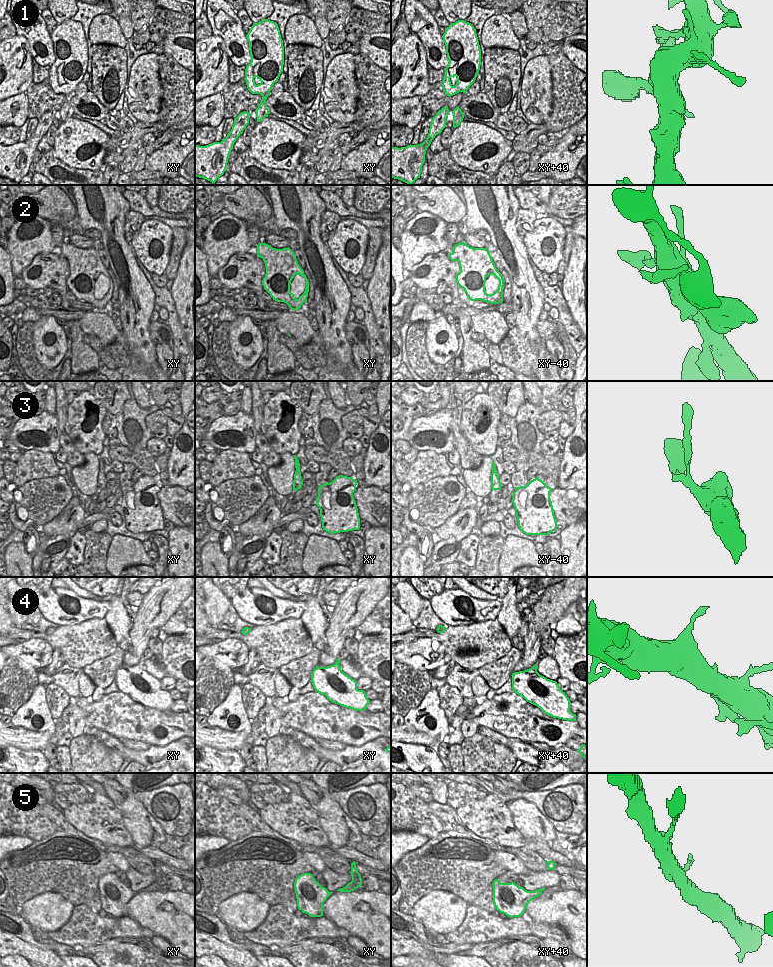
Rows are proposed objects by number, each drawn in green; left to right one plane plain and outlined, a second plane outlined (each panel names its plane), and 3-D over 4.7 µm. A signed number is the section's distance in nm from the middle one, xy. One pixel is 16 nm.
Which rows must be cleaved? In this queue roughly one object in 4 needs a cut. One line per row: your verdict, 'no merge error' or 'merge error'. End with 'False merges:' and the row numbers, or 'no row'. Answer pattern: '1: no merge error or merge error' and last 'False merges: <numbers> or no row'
1: no merge error
2: no merge error
3: no merge error
4: no merge error
5: no merge error
False merges: no row

